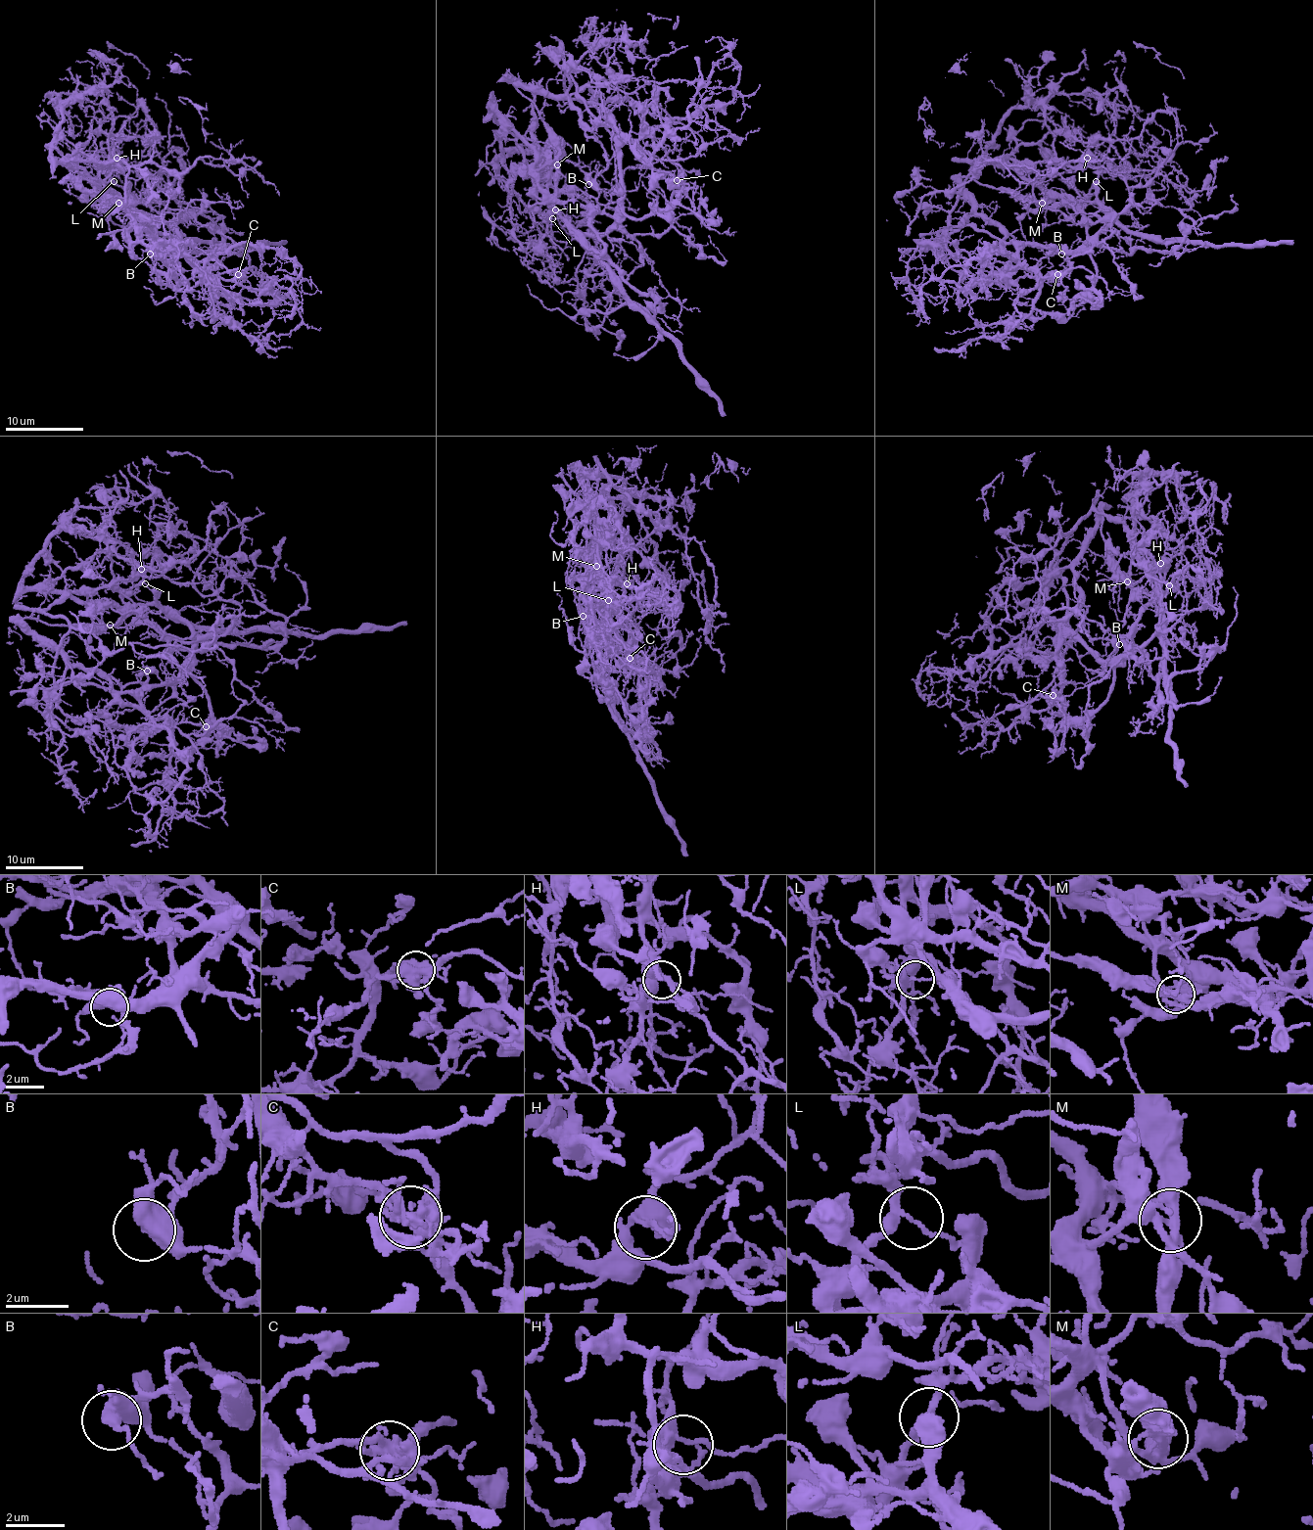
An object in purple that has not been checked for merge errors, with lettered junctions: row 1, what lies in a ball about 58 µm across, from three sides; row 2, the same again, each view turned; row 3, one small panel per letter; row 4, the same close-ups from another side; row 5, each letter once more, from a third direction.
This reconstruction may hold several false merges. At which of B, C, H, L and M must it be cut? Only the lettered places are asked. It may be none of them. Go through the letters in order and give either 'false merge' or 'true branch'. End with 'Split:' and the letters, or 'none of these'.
B: true branch
C: false merge
H: true branch
L: false merge
M: false merge
Split: C, L, M

